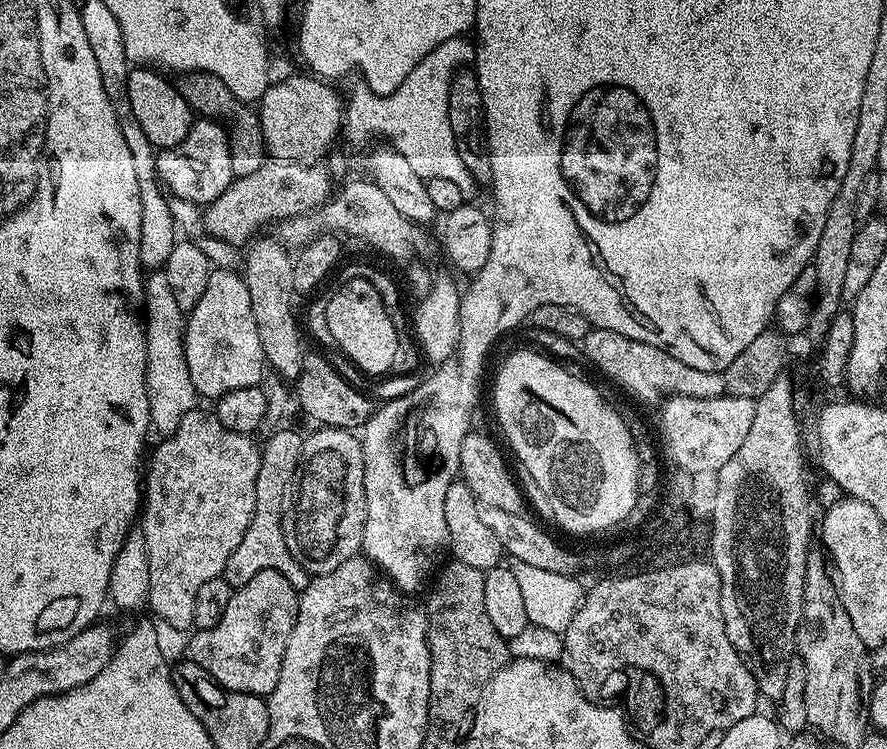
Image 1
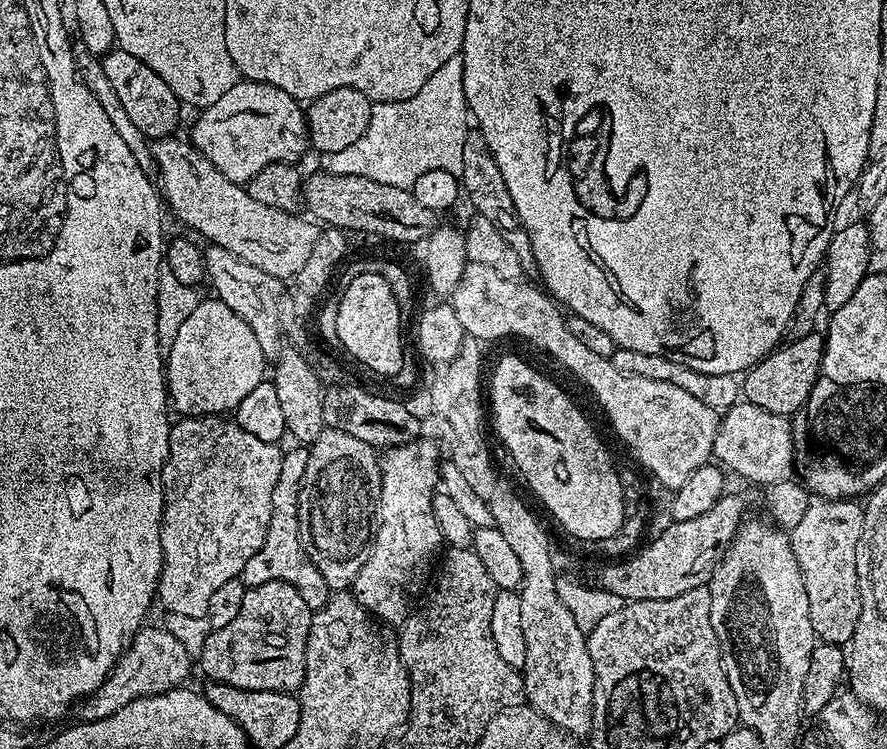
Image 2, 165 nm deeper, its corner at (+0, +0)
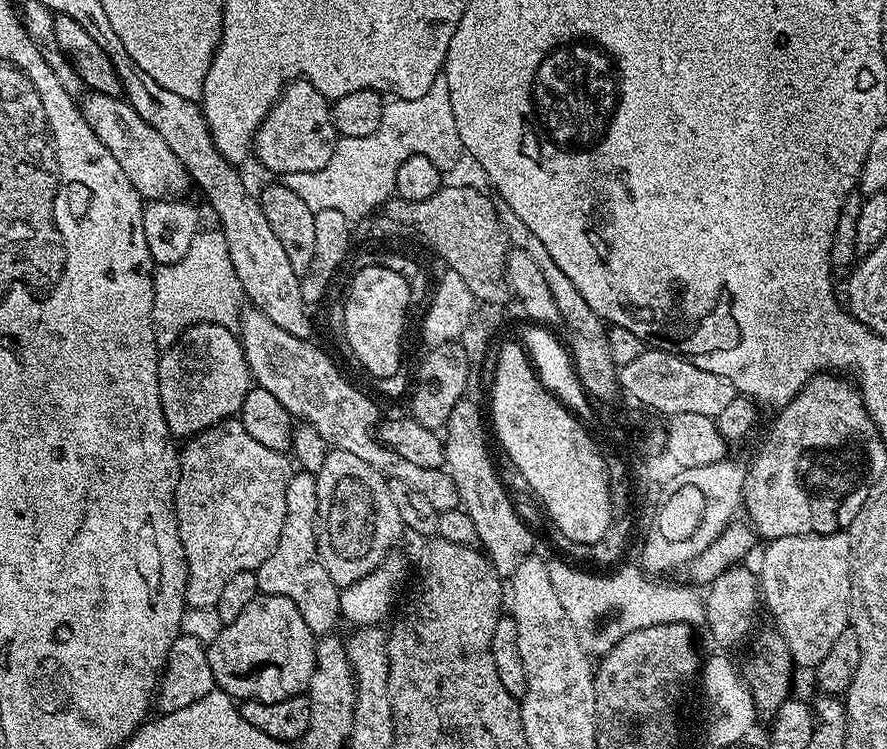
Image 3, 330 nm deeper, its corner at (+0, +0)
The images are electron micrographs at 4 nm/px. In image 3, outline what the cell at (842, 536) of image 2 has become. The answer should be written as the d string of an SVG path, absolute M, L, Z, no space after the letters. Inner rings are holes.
M844 532L787 536L767 541L758 567L762 604L772 615L775 631L786 642L797 669L815 670L826 658L838 634L849 627L848 603L852 585L852 555Z

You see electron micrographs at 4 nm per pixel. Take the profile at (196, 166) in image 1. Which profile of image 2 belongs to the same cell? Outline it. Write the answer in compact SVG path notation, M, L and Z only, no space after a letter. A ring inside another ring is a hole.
M243 78L237 79L236 84L230 86L230 90L226 90L226 94L222 94L222 98L218 98L218 102L206 106L202 109L199 115L197 115L200 117L198 117L192 124L192 136L190 135L190 142L201 154L204 155L205 158L208 159L209 162L211 162L212 165L218 170L222 170L222 174L226 174L226 178L230 178L230 182L247 185L248 180L254 178L254 174L258 174L266 166L279 163L292 164L293 162L296 162L296 159L298 159L304 151L309 151L310 141L308 138L308 118L302 104L300 108L300 104L296 100L299 99L297 99L293 93L282 90L278 86L270 86L269 84L258 82L257 80L245 80Z

